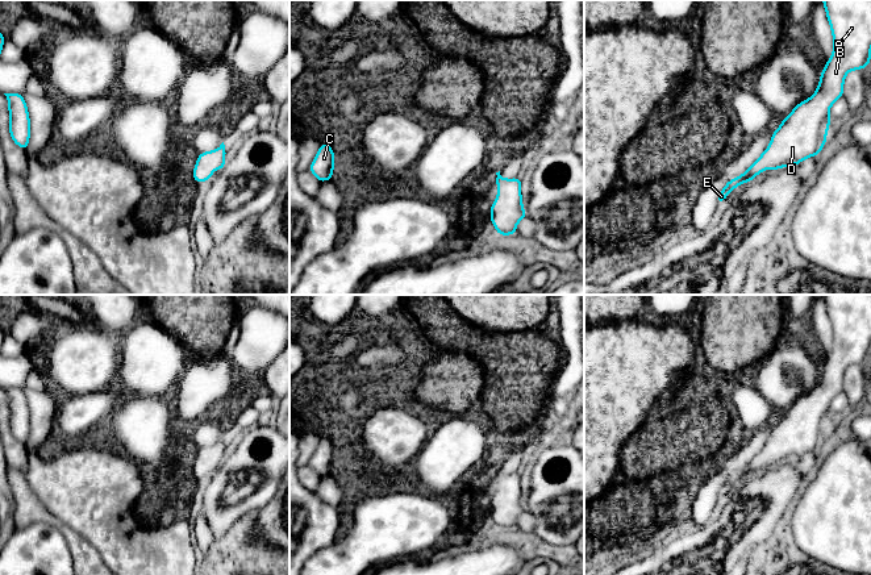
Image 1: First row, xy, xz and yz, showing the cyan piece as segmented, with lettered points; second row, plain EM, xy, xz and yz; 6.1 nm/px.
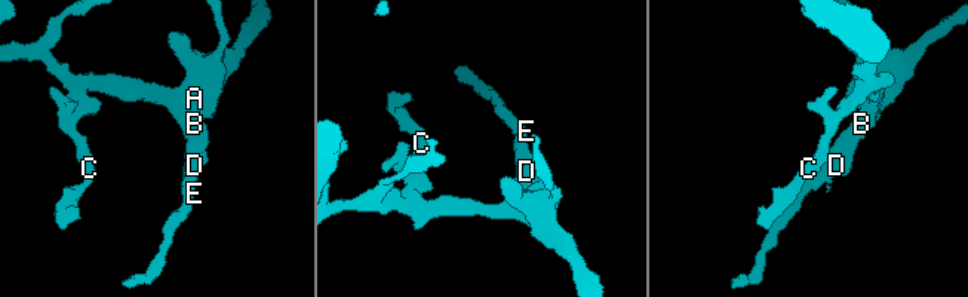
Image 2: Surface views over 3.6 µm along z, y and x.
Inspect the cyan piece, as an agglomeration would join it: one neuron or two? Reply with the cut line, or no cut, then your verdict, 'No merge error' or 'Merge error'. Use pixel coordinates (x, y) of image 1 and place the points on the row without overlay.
No split. No merge error

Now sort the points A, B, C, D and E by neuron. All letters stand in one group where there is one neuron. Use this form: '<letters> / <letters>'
A B C D E

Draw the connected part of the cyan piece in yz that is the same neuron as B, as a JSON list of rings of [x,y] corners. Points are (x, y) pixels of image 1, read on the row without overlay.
[[[822,295],[828,316],[833,329],[833,347],[821,366],[816,387],[799,397],[793,405],[783,413],[780,421],[772,426],[771,437],[746,467],[726,476],[718,495],[726,493],[739,479],[754,475],[763,464],[778,464],[787,461],[797,461],[809,451],[817,451],[826,438],[829,426],[830,401],[843,391],[845,371],[853,364],[863,364],[871,357],[871,295]]]

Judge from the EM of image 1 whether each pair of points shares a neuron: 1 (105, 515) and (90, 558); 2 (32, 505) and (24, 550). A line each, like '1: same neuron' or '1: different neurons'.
1: different neurons
2: different neurons

